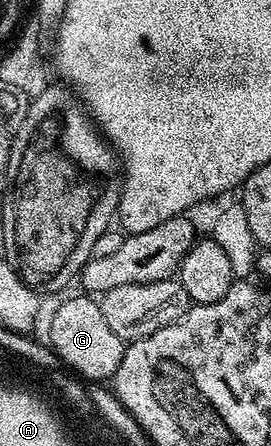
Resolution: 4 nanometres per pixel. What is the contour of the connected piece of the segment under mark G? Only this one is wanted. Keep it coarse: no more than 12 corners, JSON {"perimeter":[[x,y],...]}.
{"perimeter":[[74,296],[50,320],[49,347],[71,373],[106,382],[124,342],[102,305]]}

